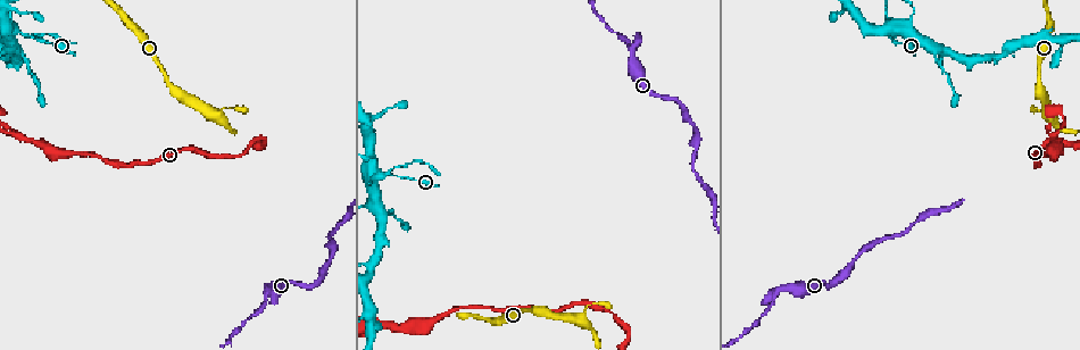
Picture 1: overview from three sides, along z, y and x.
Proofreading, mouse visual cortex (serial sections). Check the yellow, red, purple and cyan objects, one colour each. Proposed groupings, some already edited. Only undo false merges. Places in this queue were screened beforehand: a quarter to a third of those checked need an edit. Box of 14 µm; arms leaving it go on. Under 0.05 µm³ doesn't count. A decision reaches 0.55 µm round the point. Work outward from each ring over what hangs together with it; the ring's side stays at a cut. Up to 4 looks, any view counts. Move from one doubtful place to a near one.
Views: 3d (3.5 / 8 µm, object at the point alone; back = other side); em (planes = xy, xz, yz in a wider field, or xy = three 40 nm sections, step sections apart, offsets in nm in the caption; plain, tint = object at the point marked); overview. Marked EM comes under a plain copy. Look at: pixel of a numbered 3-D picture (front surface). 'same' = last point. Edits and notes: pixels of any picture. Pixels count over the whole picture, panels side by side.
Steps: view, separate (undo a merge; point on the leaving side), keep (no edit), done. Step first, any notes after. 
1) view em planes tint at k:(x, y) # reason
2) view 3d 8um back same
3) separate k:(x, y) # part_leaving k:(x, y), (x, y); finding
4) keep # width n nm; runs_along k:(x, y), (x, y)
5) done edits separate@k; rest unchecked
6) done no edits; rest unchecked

view 3d 3.5um at 1:(886, 15) # thin arm on a thick one

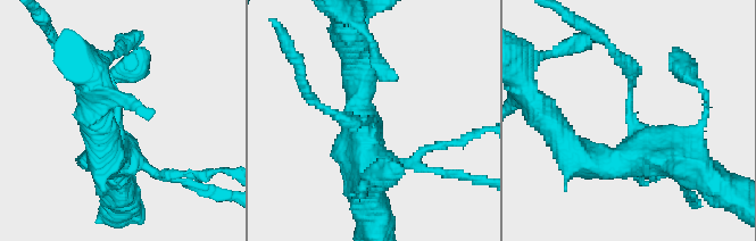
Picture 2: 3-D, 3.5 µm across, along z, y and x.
keep # arm_widths 200, 400, 500 nm; runs_along 2:(675, 159), (641, 152), (626, 61); all the same cell

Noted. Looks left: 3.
view 3d 3.5um at 1:(18, 136) # two arms in line, one across

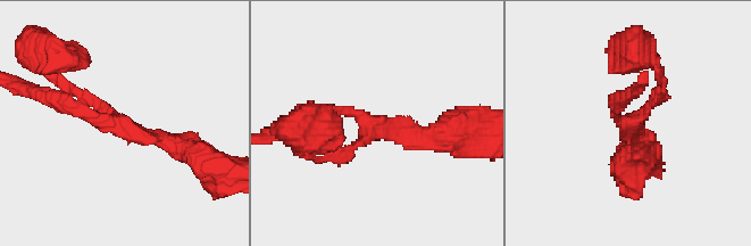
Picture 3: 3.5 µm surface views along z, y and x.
view em xy step 1 tint at 3:(119, 125) # arms 3; arm_widths 150, 150, 300 nm; shape alone is not enough

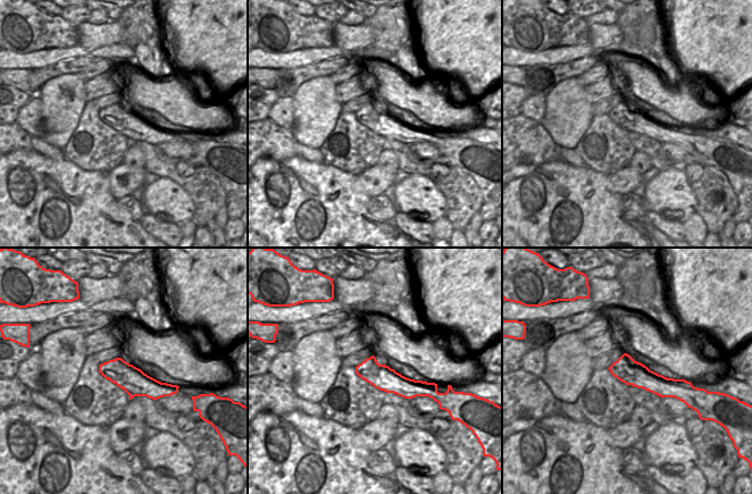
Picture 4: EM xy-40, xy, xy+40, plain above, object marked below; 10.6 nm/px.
keep # runs_along 3:(185, 153), (133, 136), (63, 87); all the same cell

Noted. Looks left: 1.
done no edits; rest unchecked

